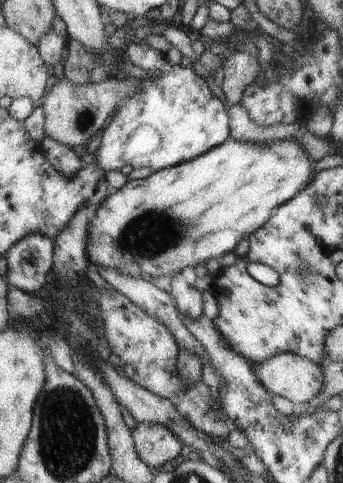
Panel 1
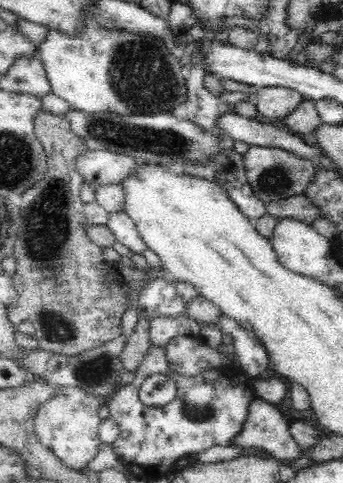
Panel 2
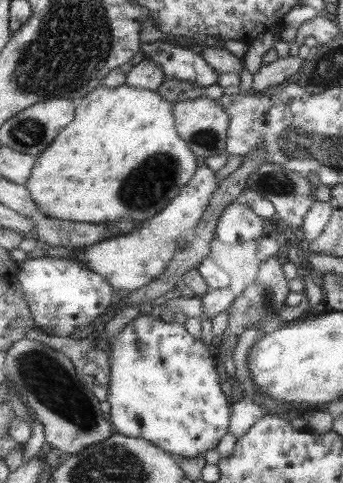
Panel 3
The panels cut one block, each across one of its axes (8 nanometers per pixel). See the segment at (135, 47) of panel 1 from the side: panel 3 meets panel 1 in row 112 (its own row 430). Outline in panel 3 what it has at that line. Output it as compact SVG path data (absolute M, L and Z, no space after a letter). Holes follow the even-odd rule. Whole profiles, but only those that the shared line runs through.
M139 314L133 322L125 326L119 336L109 338L111 342L111 392L109 404L111 414L109 420L115 426L117 434L129 438L141 438L157 444L159 448L171 452L175 458L205 458L207 452L219 448L221 442L231 434L233 412L229 410L227 396L221 388L217 362L211 358L209 346L203 340L197 340L187 332L183 324L161 322L161 318L153 318L151 314Z

